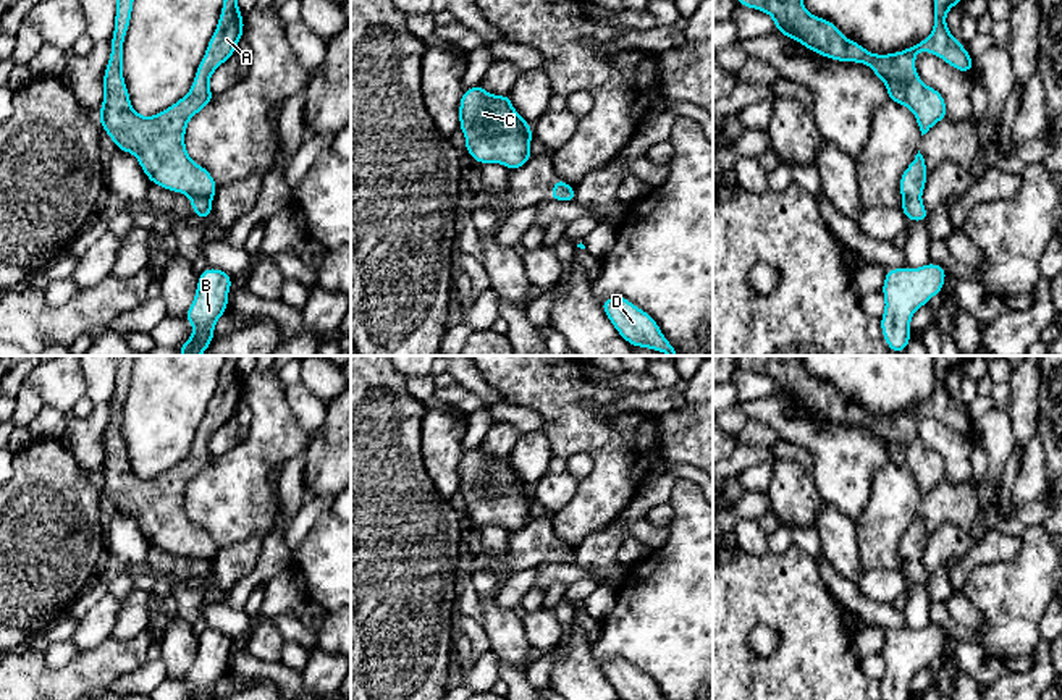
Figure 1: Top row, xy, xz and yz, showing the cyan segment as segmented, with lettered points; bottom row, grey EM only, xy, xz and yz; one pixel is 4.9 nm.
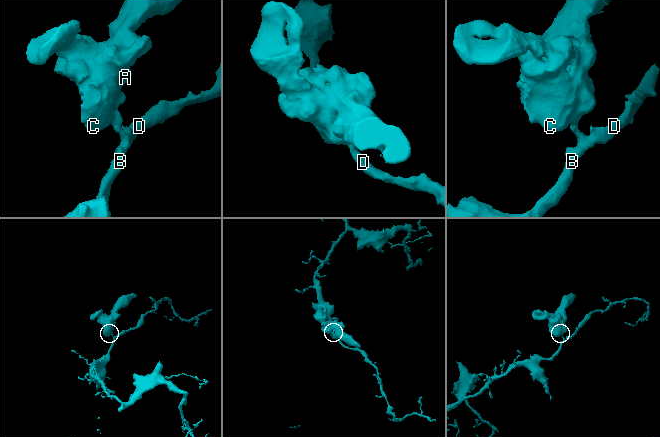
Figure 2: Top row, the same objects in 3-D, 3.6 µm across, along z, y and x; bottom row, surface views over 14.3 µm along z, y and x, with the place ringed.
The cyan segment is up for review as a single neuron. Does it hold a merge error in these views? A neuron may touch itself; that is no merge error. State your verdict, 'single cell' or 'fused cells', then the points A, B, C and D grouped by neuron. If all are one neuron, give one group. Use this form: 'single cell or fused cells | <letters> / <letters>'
fused cells | A C / B D

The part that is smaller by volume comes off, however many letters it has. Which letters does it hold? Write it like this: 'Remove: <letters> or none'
Remove: A, C

